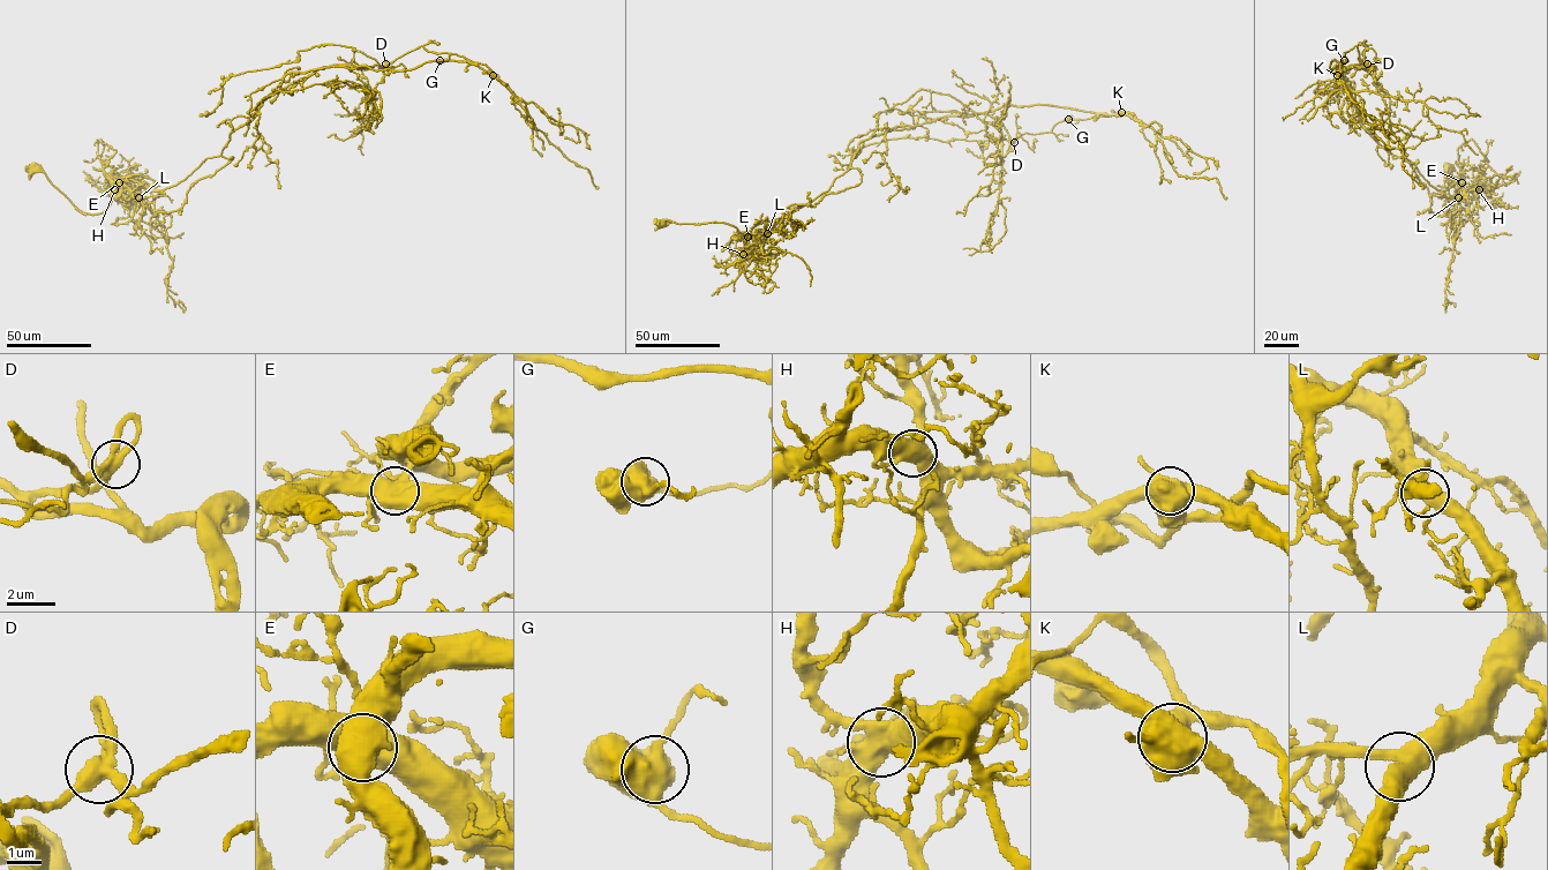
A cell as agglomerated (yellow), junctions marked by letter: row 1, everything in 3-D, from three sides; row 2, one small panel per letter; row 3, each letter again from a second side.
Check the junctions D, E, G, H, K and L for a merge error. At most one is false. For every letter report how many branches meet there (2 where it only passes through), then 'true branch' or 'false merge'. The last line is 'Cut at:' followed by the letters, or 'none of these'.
D: branches 4; true branch
E: branches 3; true branch
G: branches 3; true branch
H: branches 3; true branch
K: branches 4; false merge
L: branches 3; true branch
Cut at: K

